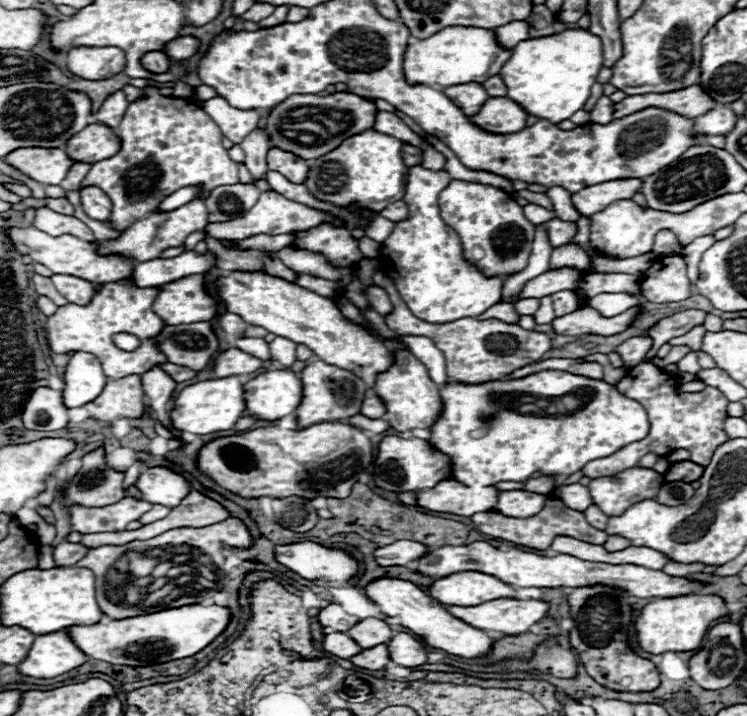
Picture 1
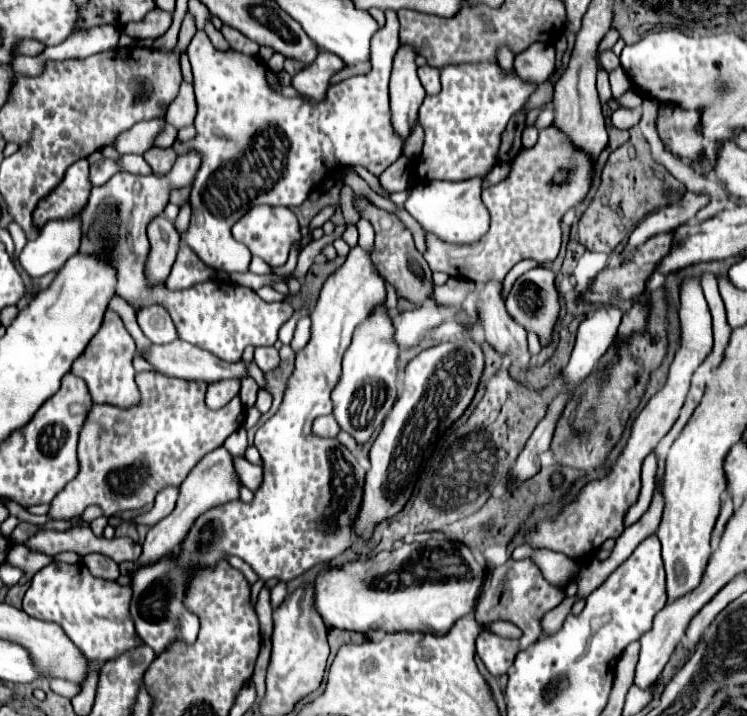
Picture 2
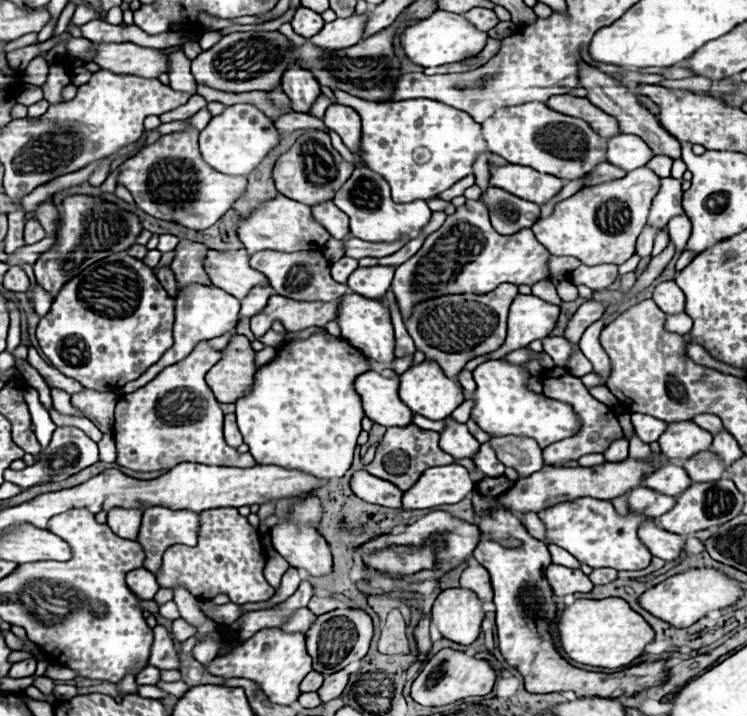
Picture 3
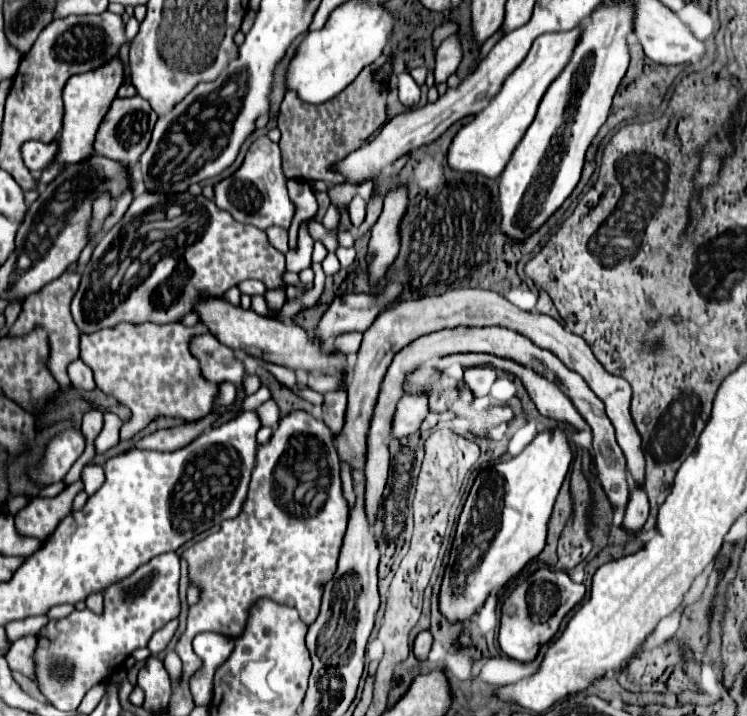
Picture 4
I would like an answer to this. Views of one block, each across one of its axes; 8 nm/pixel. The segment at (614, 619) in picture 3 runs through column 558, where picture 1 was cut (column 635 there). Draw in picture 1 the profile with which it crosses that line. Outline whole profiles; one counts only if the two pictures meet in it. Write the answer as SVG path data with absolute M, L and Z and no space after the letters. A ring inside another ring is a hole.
M688 594L688 596L676 596L676 598L656 598L654 602L648 602L636 622L634 622L634 632L636 632L636 644L640 650L650 652L650 654L664 654L664 652L688 652L696 650L710 628L710 624L726 616L728 608L722 598L712 596L712 594Z

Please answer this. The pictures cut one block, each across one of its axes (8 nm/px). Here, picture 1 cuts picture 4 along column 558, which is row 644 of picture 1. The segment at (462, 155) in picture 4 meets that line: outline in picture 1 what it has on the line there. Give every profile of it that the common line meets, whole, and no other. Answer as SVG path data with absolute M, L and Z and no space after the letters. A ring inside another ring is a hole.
M64 630L36 636L28 658L20 662L18 672L32 678L54 678L82 666L88 658L76 648Z

